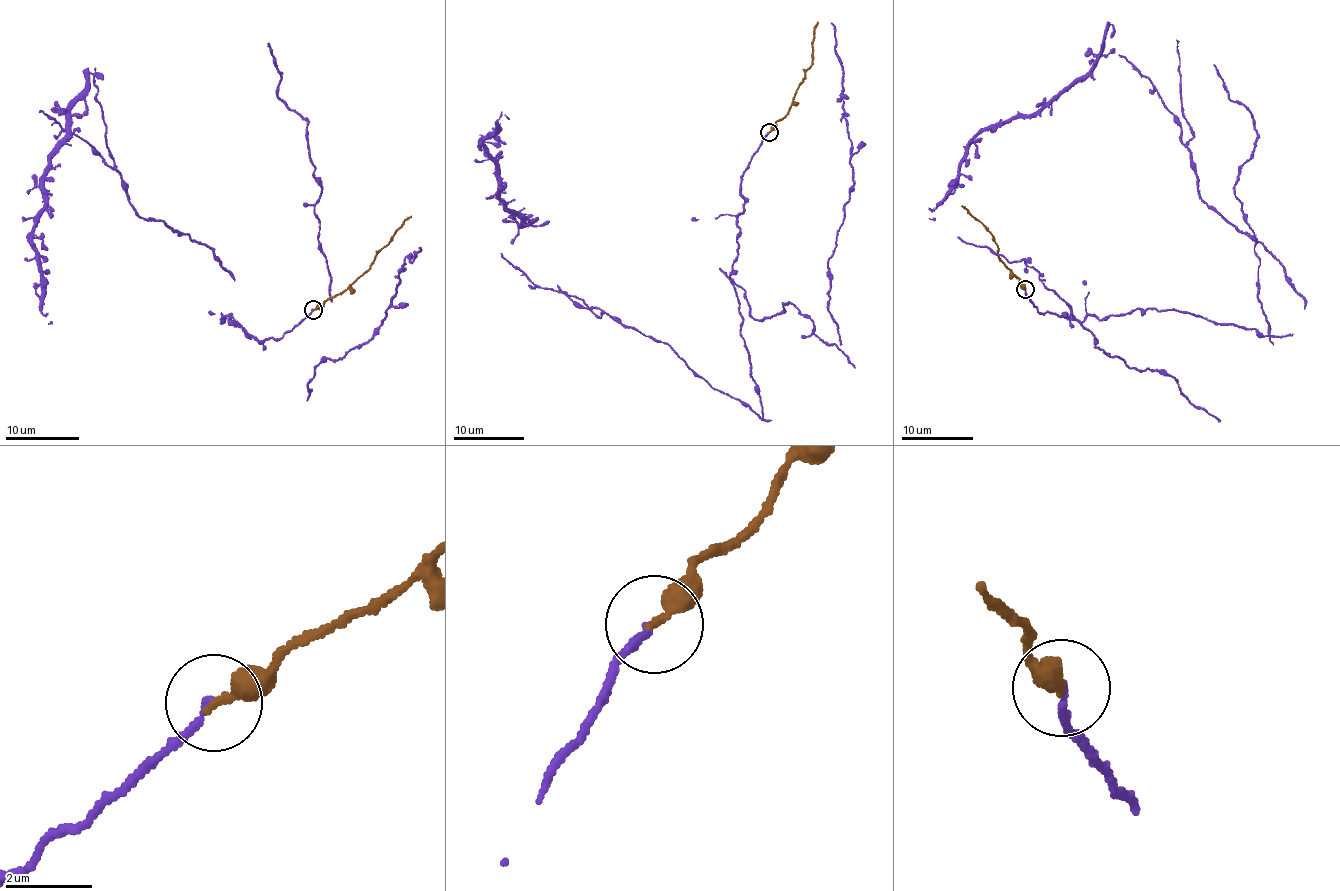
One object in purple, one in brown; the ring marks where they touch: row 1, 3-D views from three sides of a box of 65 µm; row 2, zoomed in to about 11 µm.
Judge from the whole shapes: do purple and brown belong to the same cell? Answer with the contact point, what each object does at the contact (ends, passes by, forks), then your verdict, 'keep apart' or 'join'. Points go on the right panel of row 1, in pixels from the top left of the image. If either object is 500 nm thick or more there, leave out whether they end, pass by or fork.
(1025, 289) | purple ends | brown ends | join

